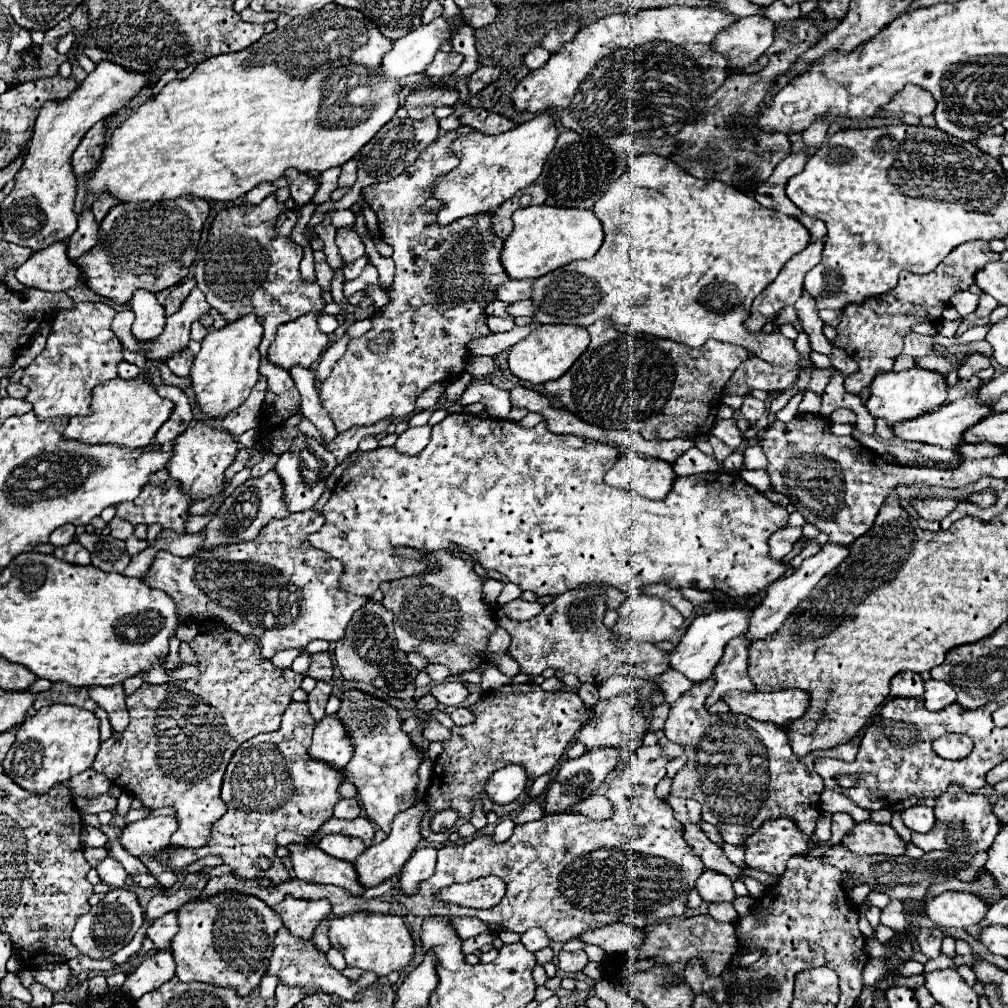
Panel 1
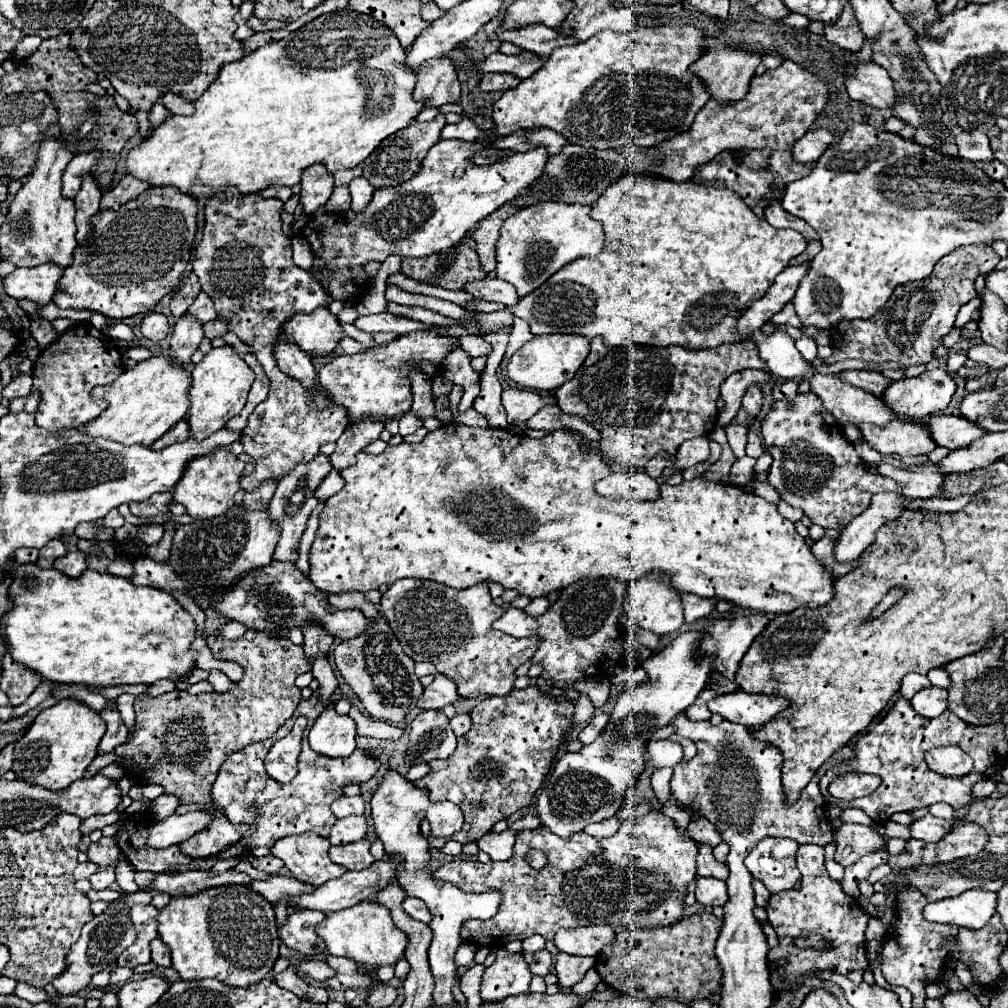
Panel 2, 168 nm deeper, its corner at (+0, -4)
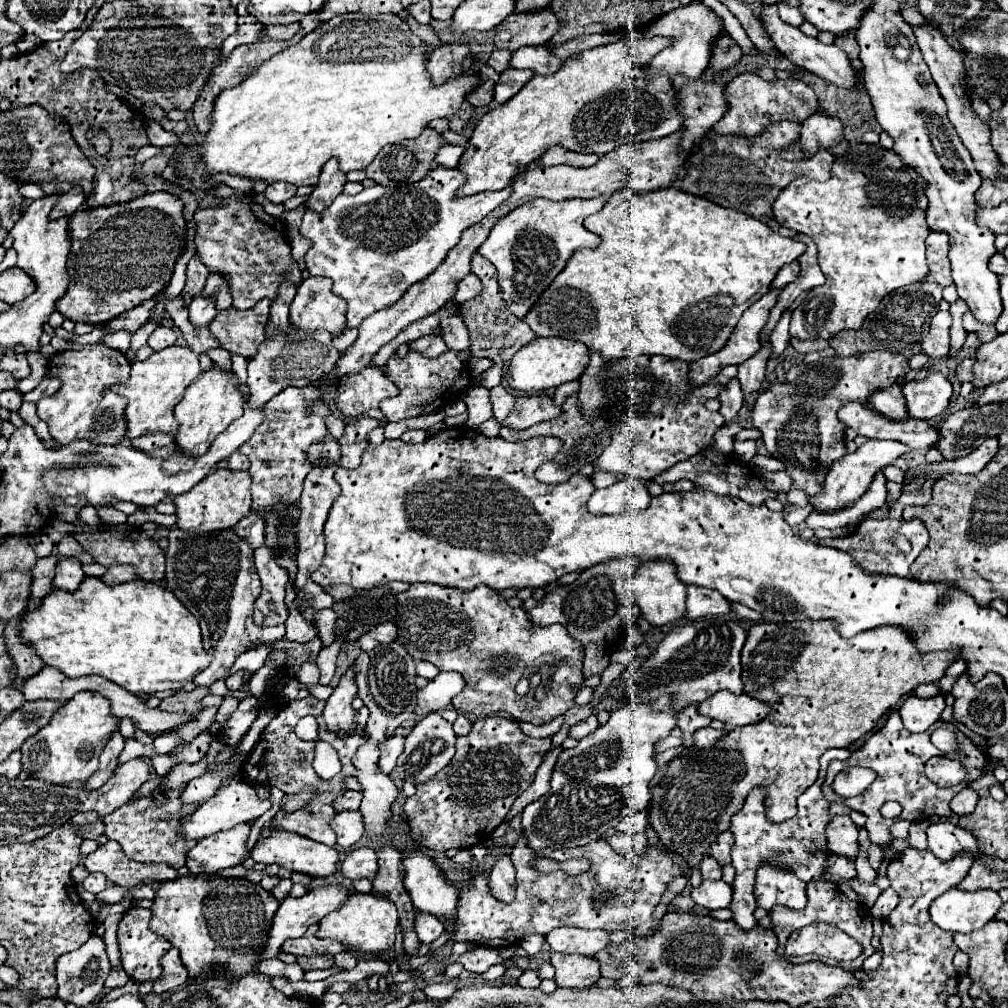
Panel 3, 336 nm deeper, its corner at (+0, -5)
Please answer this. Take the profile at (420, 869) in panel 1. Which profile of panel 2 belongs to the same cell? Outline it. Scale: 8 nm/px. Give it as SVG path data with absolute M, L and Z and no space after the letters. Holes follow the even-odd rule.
M406 896L404 902L402 902L402 906L404 906L404 910L406 910L414 920L420 920L420 922L424 922L424 924L430 922L430 912L428 912L428 908L426 908L426 904L424 904L422 900L412 898L412 896Z

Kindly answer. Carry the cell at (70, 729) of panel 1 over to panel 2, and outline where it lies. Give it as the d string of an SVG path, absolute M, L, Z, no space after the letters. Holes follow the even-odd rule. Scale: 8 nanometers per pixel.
M60 700L58 704L42 710L28 726L24 736L14 748L14 774L46 790L62 790L74 780L82 778L88 764L98 754L98 744L106 732L106 724L100 714L78 700Z

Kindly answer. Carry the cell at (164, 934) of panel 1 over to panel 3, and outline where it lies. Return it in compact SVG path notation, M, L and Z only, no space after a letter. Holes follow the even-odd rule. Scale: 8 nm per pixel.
M172 947L164 957L162 957L162 975L154 981L154 993L162 995L166 991L174 991L178 987L182 987L186 981L188 981L188 971L186 967L182 965L180 961L180 955L178 955L178 949Z

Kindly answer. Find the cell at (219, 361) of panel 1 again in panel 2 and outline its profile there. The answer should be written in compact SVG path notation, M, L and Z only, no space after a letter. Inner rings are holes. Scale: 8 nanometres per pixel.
M230 344L212 348L208 354L204 354L202 362L198 362L192 368L190 374L192 374L192 386L190 386L190 408L186 420L190 424L192 436L196 440L204 440L206 436L224 428L224 424L232 416L240 414L256 374L248 364L244 364L244 358Z

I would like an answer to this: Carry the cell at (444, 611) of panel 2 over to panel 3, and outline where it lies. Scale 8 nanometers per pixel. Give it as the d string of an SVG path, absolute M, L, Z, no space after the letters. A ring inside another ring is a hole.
M414 583L408 591L396 595L398 599L398 643L418 661L430 661L440 671L458 671L464 677L464 689L452 701L456 711L472 713L476 717L488 717L492 713L506 711L516 721L528 721L534 725L544 725L564 715L570 707L574 707L574 697L584 683L582 675L582 661L584 661L584 647L580 641L568 635L564 625L550 625L550 627L534 627L528 619L528 613L522 607L510 607L506 599L498 595L498 591L488 587L476 587L472 591L460 591L450 587L440 587L432 583ZM540 667L550 667L550 687L544 691L542 701L534 701L530 697L522 697L514 691L520 679L530 679L534 673L540 673Z

